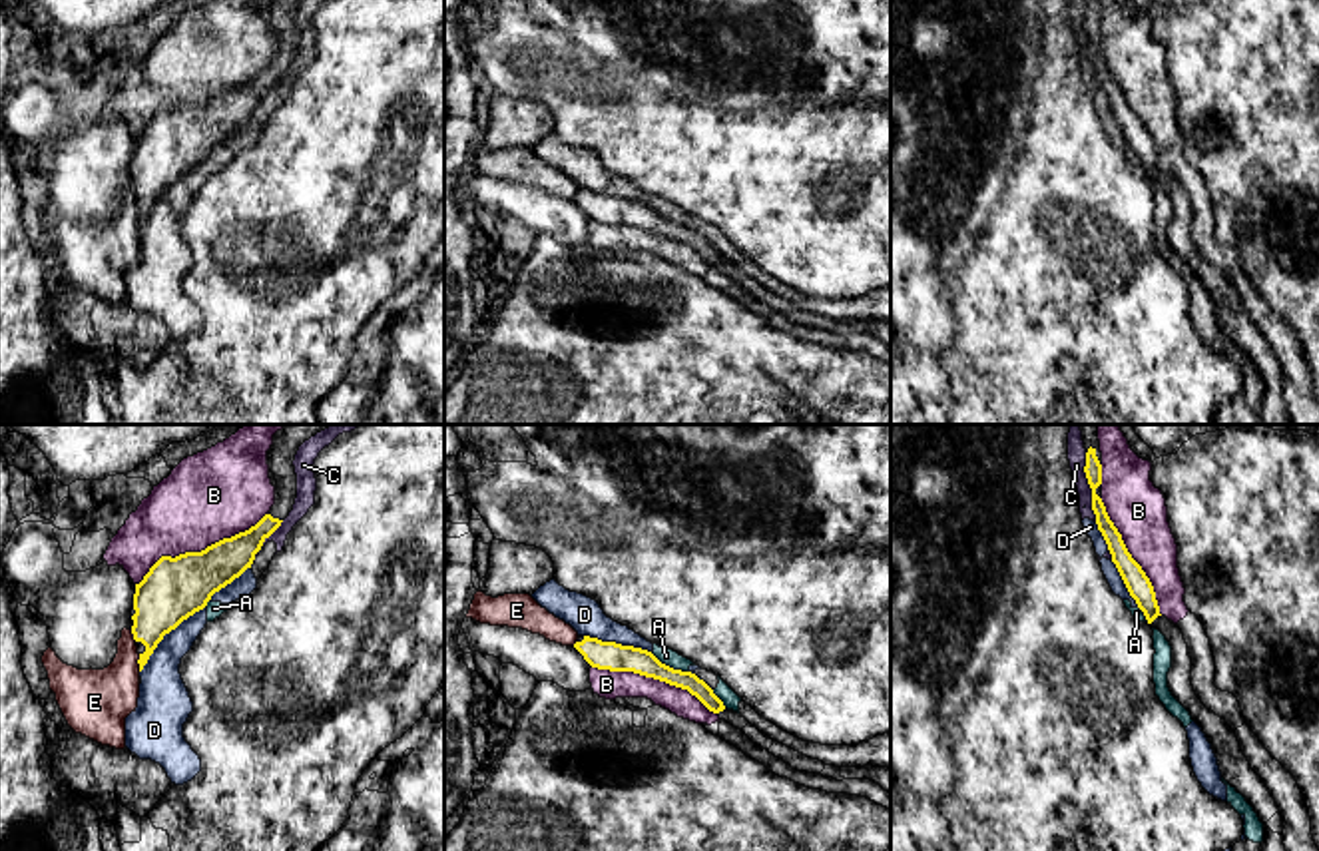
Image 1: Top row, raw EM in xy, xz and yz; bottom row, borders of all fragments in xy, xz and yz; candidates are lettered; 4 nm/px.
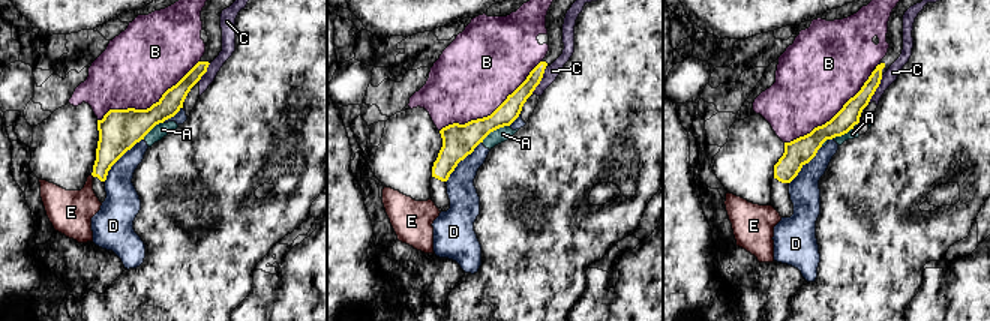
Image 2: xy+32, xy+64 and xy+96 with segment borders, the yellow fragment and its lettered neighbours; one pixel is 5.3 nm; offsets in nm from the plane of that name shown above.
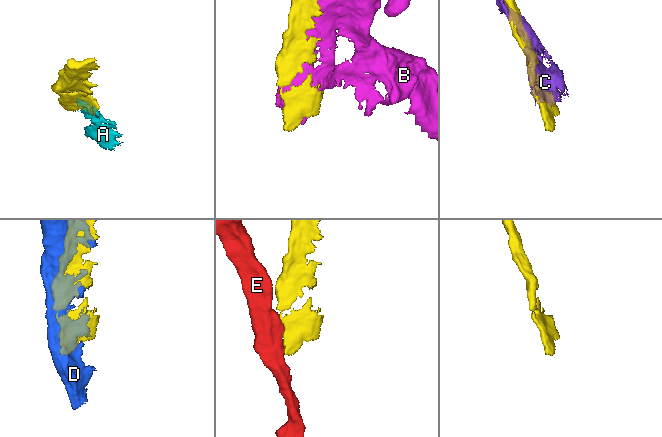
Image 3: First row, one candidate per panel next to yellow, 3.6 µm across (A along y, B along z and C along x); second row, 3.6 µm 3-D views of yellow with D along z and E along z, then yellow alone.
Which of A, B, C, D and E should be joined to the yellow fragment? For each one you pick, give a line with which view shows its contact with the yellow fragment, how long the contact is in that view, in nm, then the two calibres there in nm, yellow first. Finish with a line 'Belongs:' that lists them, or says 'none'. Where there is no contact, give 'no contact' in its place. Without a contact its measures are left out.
Belongs: none

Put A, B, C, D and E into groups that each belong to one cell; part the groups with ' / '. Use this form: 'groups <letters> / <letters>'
groups A C D / B / E

